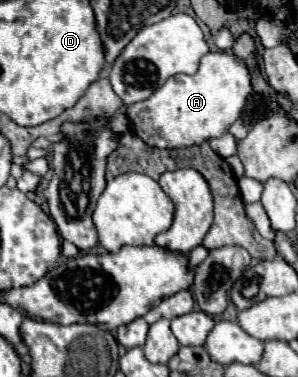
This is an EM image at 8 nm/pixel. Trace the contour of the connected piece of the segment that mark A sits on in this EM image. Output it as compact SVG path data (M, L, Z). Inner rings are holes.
M209 52L203 56L199 70L193 76L189 74L171 76L147 100L131 104L127 108L127 116L133 124L135 134L145 144L151 144L155 148L185 148L191 144L207 142L209 138L223 136L229 130L229 126L241 116L249 94L251 94L251 76L249 76L249 68L245 66L245 62L233 52Z

